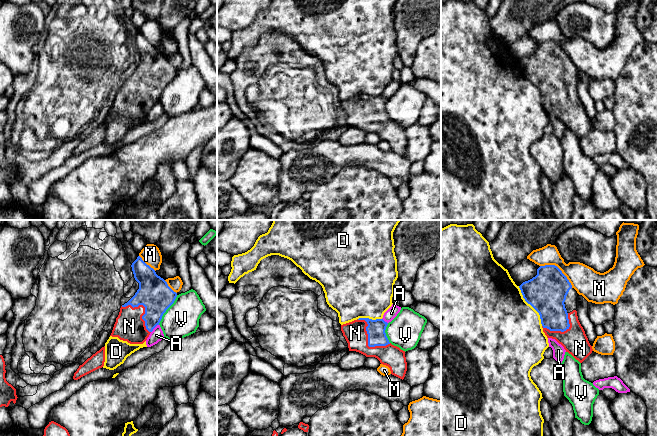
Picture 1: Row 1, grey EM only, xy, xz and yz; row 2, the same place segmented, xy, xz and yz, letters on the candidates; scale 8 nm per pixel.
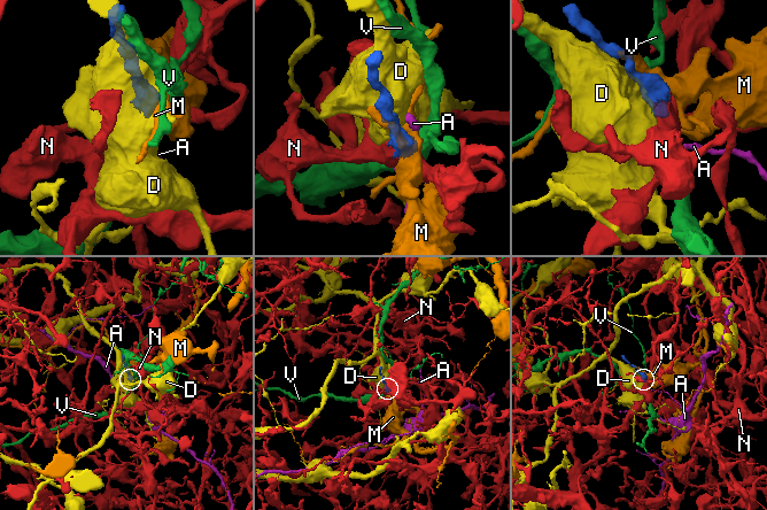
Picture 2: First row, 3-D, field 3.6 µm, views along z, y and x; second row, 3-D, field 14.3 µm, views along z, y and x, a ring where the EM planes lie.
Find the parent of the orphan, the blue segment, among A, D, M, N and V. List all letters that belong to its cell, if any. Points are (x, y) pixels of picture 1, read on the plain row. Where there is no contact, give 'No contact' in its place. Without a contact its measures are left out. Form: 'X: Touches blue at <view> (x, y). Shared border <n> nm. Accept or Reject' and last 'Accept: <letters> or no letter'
A: Touches blue at xy (154, 103). Shared border 90 nm. Reject
D: Touches blue at yz (531, 81). Shared border 380 nm. Reject
M: Touches blue at yz (559, 45). Shared border 320 nm. Reject
N: Touches blue at xz (368, 116). Shared border 340 nm. Accept
V: Touches blue at xy (166, 85). Shared border 280 nm. Reject
Accept: N

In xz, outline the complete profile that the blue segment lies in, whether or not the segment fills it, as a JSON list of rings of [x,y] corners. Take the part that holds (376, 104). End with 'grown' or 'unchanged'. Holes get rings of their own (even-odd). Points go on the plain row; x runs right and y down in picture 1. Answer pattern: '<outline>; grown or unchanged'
[[[359,94],[341,101],[349,127],[375,133],[390,144],[391,150],[404,155],[407,147],[405,127],[392,121],[385,109],[388,99],[383,95]]]; grown

